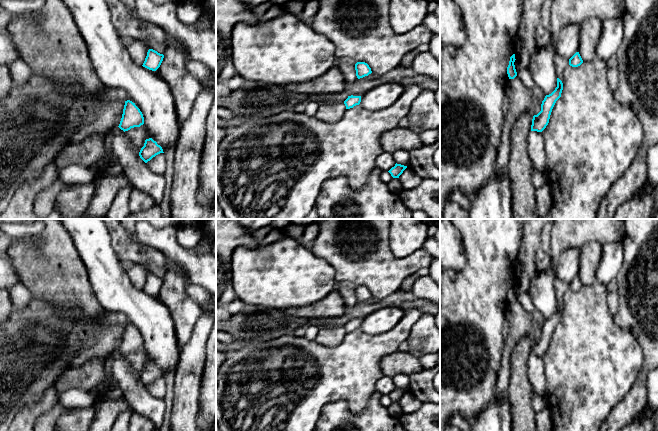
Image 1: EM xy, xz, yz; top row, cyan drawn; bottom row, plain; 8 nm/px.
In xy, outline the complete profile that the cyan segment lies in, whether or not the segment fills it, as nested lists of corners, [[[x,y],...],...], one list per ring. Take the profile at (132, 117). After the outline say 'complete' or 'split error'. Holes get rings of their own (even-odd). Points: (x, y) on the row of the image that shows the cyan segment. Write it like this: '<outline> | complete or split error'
[[[130,100],[125,101],[122,118],[119,124],[121,130],[128,131],[144,124],[144,117],[140,109]]] | complete

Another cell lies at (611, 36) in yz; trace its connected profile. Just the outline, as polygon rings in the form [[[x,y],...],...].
[[[622,16],[609,18],[602,22],[599,42],[596,47],[596,57],[607,61],[616,55],[623,39]]]

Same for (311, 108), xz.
[[[310,101],[307,103],[306,108],[305,108],[305,114],[309,117],[314,117],[320,104],[314,101]]]

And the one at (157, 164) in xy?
[[[160,153],[148,161],[147,166],[156,174],[164,175],[166,171],[166,157]]]

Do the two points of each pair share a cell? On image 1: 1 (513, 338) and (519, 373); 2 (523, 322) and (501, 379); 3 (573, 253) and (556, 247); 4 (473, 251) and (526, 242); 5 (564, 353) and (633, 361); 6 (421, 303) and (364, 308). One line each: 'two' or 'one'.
1: two
2: one
3: two
4: two
5: one
6: one

